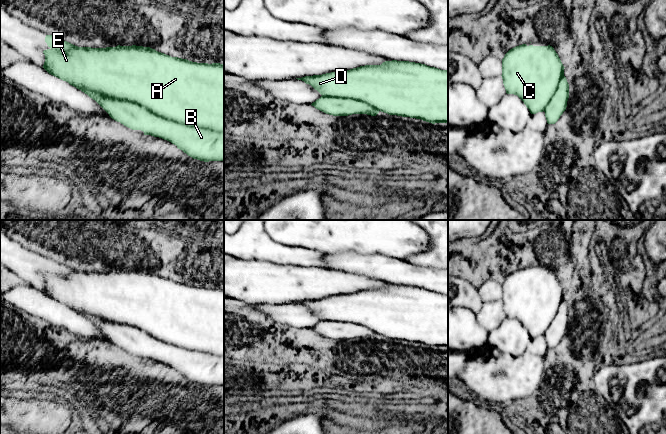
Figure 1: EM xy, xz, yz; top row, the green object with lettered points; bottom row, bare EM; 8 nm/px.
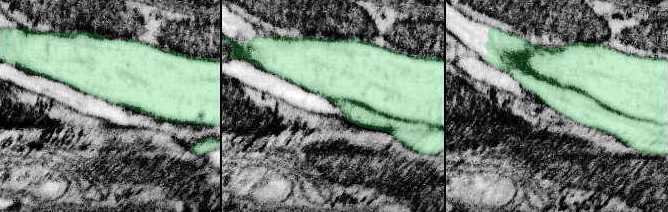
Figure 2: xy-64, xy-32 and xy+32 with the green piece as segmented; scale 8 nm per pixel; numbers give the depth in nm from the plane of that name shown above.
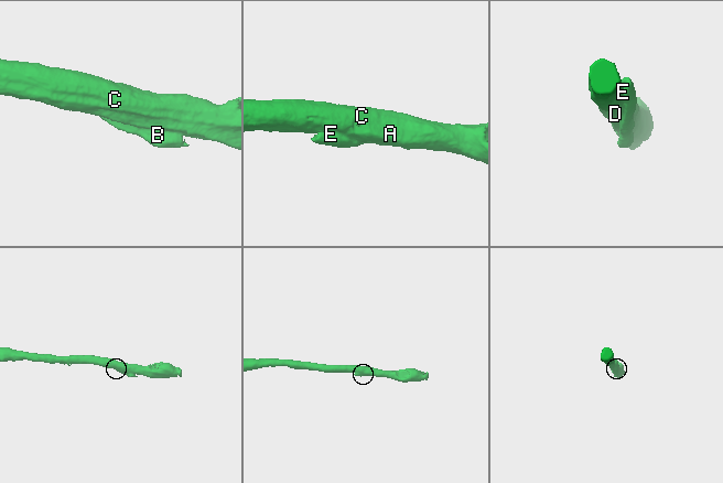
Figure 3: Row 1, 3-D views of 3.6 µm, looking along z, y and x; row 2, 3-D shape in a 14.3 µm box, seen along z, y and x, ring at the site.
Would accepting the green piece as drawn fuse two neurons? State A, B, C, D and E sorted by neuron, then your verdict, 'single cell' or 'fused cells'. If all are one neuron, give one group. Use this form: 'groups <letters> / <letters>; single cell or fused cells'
groups A C D E / B; fused cells

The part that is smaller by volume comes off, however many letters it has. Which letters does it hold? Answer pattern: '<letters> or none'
B

